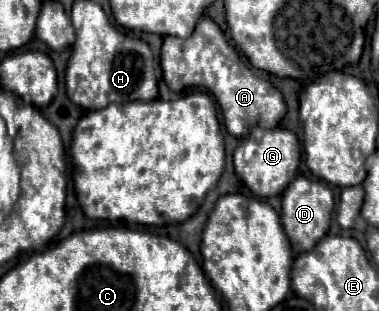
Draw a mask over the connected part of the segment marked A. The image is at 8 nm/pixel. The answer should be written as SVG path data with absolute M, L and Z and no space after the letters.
M200 18L190 38L165 36L160 53L163 78L172 92L184 93L188 87L206 88L214 94L222 108L226 130L232 136L244 138L248 130L258 124L262 128L276 128L286 114L284 98L268 80L258 78L242 60L234 46L228 44L224 32L210 18Z

